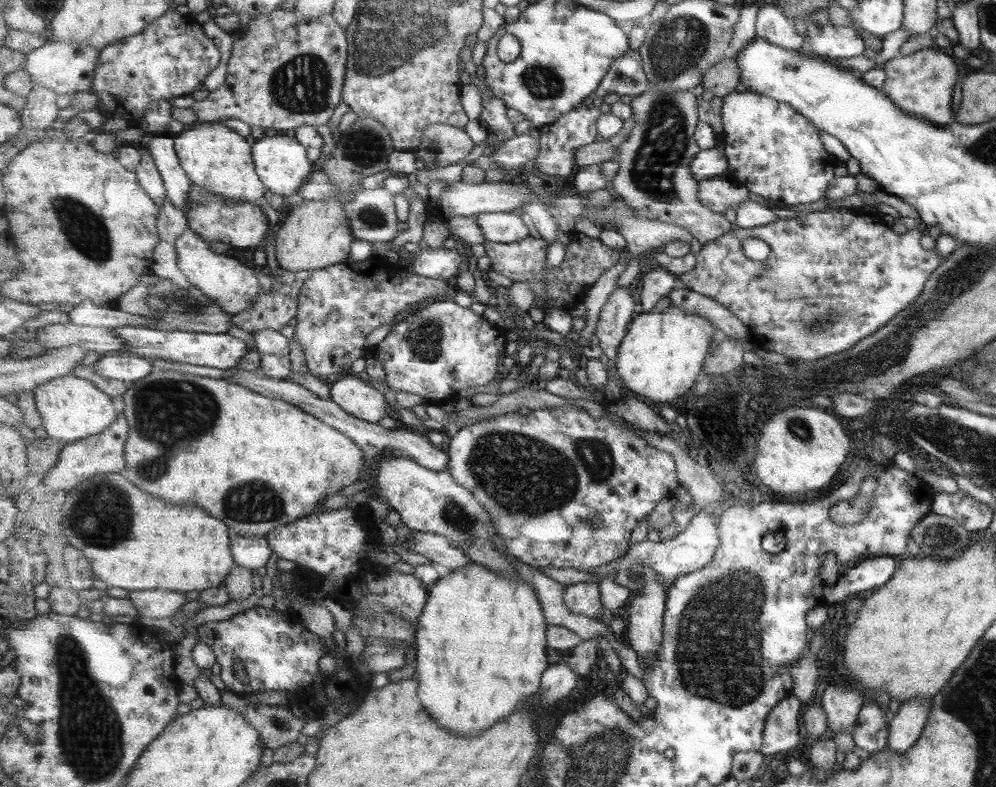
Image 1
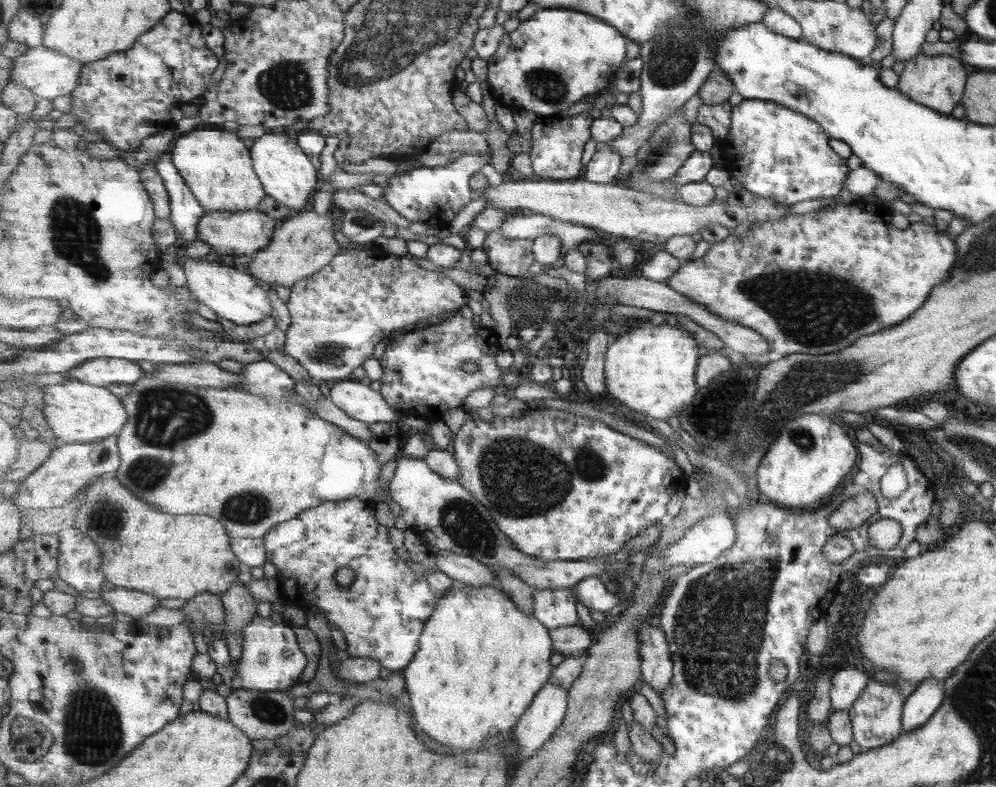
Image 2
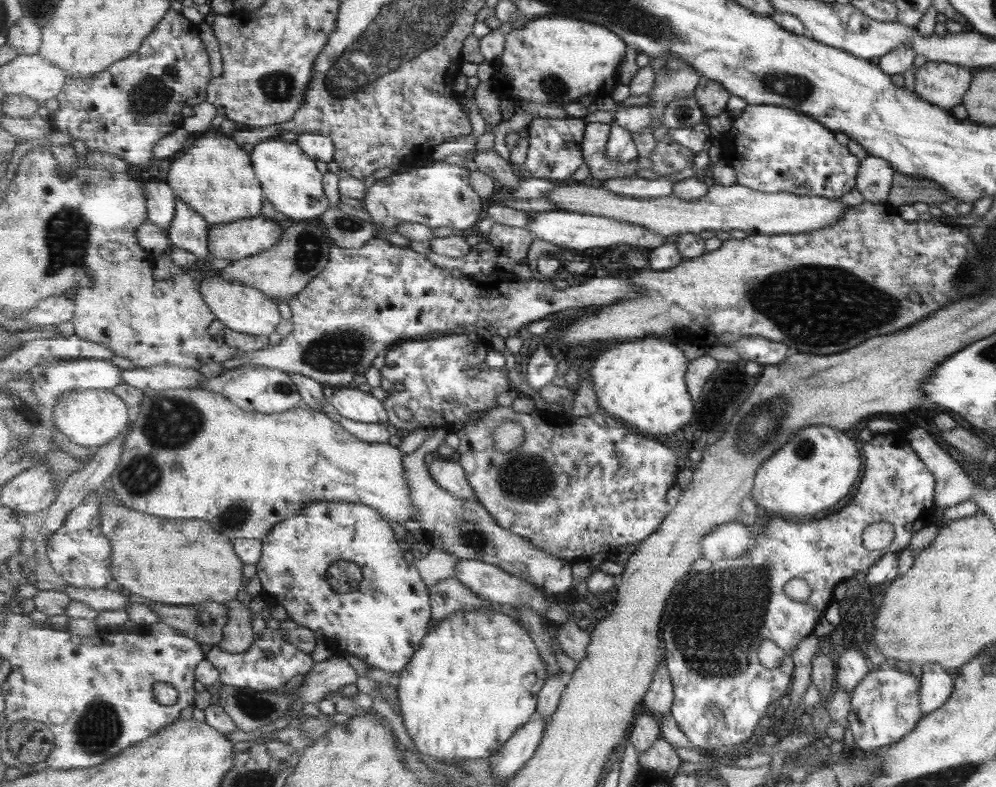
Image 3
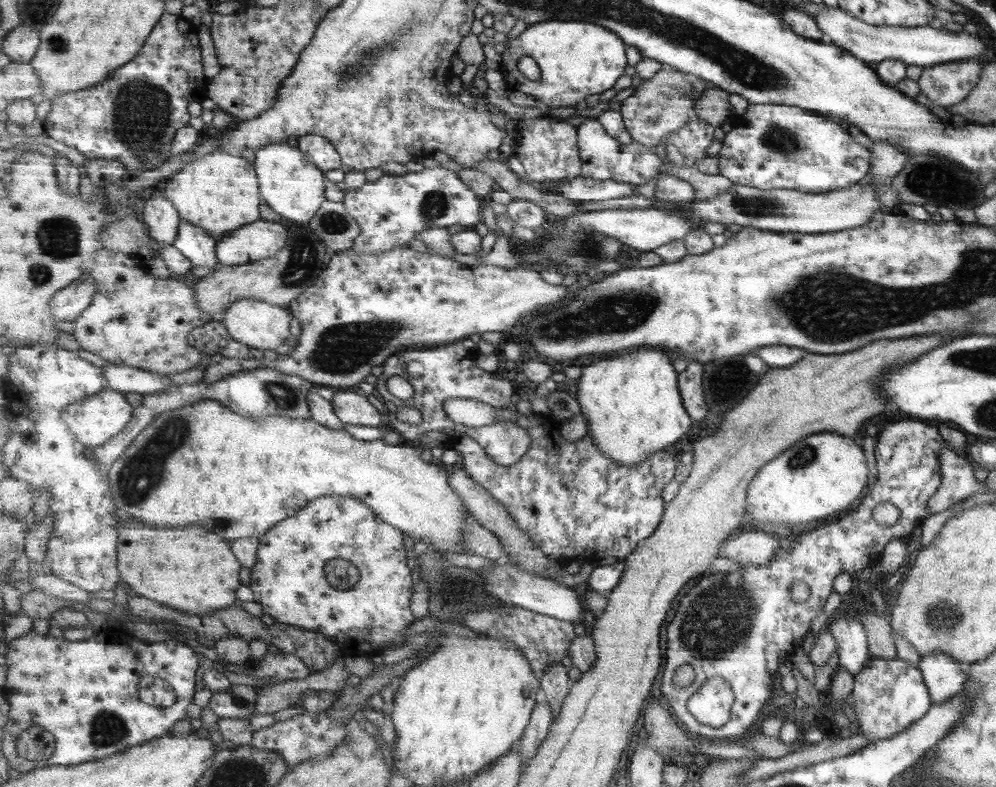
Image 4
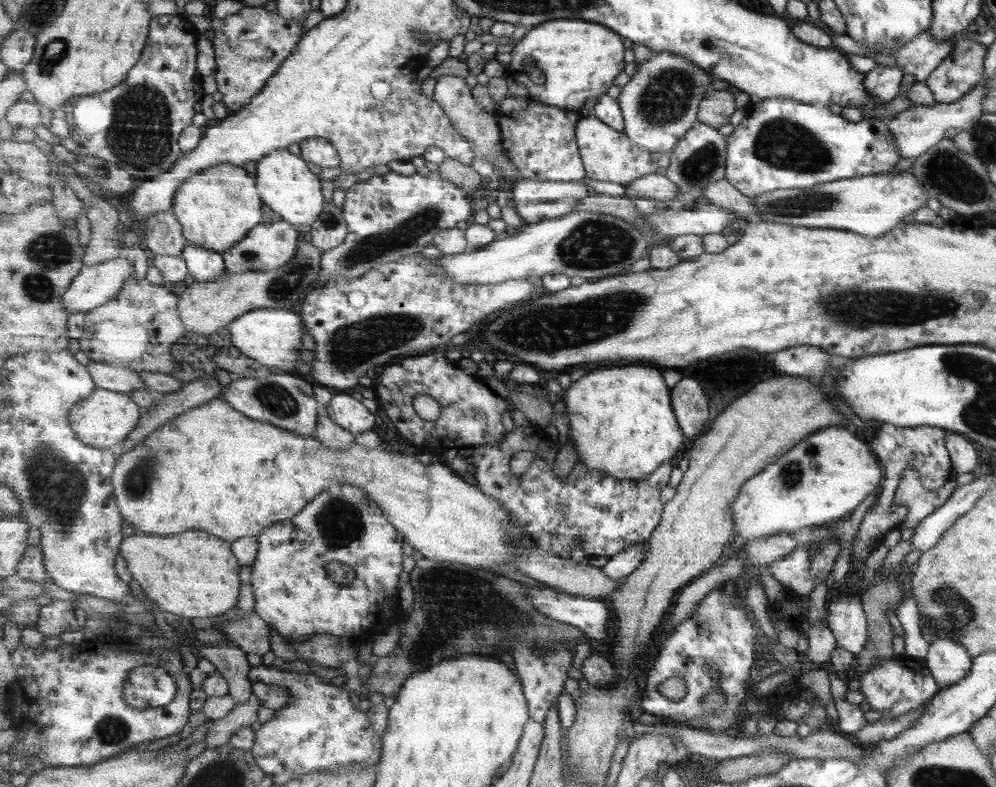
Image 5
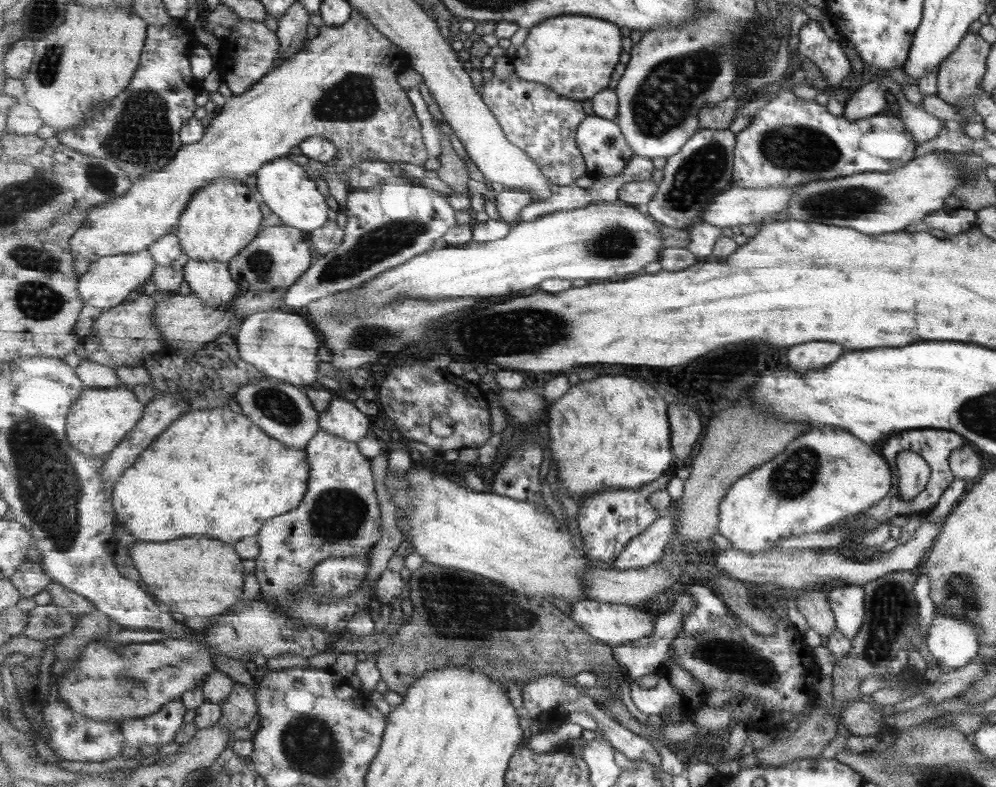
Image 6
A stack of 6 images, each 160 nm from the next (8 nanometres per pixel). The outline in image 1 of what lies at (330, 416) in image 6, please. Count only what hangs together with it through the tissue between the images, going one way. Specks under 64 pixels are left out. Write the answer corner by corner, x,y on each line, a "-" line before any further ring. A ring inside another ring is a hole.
347,373
330,388
331,398
349,414
370,423
387,417
385,394
371,387
367,380

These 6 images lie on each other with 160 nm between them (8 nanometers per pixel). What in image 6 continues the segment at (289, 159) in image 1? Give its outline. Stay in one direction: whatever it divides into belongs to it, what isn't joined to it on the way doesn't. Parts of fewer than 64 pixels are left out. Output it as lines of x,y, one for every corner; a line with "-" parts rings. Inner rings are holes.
287,157
262,166
257,176
257,189
262,201
267,203
287,226
311,233
329,222
330,208
325,194
317,190
317,184
309,178
309,173

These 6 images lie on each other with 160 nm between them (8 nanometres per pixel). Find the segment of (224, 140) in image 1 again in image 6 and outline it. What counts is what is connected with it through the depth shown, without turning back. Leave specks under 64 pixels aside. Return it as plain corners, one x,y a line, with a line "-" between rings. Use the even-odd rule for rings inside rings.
219,178
203,187
187,205
176,230
190,260
216,260
229,265
262,231
262,202
259,195
238,178

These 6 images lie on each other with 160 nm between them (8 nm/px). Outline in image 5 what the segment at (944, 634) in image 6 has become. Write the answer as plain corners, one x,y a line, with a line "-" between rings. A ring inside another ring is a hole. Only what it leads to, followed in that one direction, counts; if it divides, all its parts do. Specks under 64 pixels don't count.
938,638
930,642
922,663
929,669
936,685
947,688
969,673
973,658
955,639

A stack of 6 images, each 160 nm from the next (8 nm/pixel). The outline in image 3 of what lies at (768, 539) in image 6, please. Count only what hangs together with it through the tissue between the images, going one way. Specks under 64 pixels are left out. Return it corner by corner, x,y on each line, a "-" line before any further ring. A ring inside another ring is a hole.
823,425
803,428
758,470
752,499
758,509
781,516
809,516
829,510
845,498
861,472
861,456
857,446
841,432

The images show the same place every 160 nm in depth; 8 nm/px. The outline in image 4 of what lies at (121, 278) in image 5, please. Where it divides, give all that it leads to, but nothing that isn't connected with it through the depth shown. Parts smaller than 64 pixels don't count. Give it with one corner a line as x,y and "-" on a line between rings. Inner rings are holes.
83,278
55,294
51,301
52,311
57,320
74,322
90,307
97,293
97,284

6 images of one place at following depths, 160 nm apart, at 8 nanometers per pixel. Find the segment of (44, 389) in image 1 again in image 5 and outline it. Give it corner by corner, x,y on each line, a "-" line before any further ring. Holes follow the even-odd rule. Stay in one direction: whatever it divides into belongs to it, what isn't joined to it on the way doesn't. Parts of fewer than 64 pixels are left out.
97,388
94,393
75,405
69,412
69,419
79,440
89,446
108,449
119,442
124,442
142,420
143,409
134,401
131,394
123,394
104,388

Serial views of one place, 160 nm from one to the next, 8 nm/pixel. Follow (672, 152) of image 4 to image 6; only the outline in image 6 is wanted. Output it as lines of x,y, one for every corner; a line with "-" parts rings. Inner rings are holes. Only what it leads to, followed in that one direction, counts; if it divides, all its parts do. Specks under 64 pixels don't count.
699,127
679,154
669,157
663,180
649,206
649,212
665,226
688,230
696,224
709,205
734,186
734,158
737,140
731,129

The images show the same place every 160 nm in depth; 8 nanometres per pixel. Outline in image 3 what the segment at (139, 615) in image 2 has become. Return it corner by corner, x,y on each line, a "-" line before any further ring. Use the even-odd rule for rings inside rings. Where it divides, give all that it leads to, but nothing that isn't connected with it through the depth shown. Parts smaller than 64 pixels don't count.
66,584
62,588
72,600
84,602
95,608
99,613
103,611
125,610
129,604
127,601
128,592
126,591
113,591
105,588
90,589
90,588
77,588

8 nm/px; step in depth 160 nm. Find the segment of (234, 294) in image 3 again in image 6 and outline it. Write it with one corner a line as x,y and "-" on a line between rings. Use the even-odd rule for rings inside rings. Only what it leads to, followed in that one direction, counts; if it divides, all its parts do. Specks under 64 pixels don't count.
271,309
248,315
237,333
239,352
267,376
302,388
319,386
319,347
321,335
303,315

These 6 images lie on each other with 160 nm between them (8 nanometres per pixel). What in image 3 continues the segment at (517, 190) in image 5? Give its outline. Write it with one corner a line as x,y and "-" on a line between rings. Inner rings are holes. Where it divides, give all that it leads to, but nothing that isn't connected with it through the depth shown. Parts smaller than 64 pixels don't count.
635,176
609,179
602,181
601,185
603,188
611,192
616,192
617,194
639,199
651,199
671,195
675,183
663,177
659,179
645,179

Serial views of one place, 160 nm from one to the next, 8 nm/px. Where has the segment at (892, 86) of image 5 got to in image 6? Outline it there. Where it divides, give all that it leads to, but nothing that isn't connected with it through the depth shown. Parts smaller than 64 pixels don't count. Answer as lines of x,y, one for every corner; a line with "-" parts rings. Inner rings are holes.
866,76
866,83
858,89
852,90
852,94
844,103
842,117
851,122
862,118
874,117
884,110
886,102
891,99
887,89
873,83

